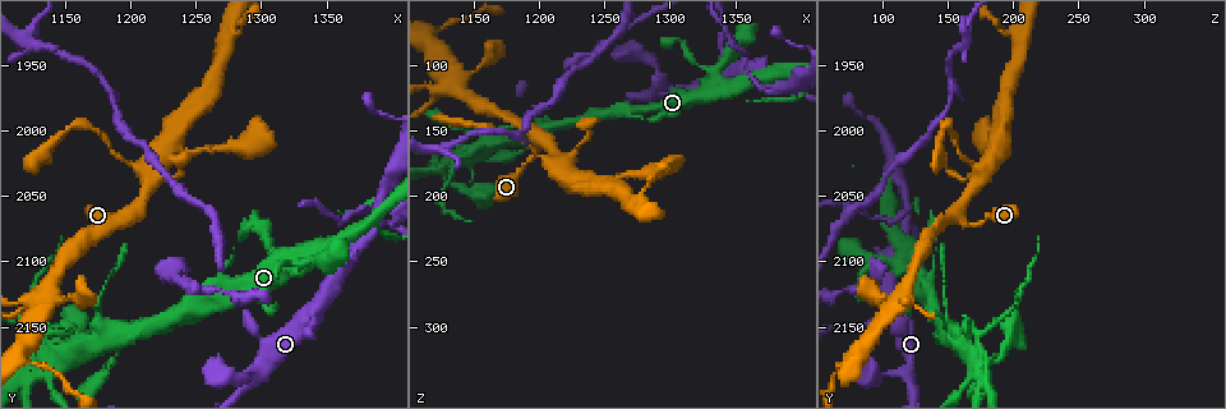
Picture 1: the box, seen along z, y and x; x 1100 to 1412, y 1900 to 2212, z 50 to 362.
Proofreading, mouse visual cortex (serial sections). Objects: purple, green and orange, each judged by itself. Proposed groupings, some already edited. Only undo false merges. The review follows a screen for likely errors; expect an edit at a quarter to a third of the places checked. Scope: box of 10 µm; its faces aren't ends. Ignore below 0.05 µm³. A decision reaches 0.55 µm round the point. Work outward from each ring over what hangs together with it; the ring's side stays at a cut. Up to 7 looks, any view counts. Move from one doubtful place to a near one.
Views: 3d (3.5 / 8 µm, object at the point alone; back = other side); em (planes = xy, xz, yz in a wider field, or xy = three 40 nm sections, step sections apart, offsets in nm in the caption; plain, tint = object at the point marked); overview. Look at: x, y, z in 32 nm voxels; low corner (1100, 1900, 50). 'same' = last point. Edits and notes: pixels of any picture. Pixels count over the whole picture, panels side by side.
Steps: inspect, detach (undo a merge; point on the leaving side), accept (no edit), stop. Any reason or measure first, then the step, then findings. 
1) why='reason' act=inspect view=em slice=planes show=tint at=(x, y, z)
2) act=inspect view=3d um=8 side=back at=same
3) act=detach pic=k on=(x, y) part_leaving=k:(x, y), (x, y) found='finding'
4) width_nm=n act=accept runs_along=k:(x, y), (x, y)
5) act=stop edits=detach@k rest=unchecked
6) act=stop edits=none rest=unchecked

why='small branch off a trunk' act=inspect view=3d um=3.5 at=(1134, 2126, 116)

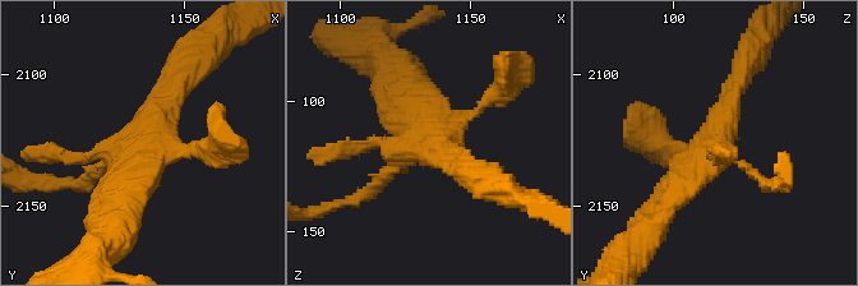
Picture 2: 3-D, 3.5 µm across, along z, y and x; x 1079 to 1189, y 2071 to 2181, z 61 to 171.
act=inspect view=em slice=xy step=5 show=tint at=(1137, 2126, 115)

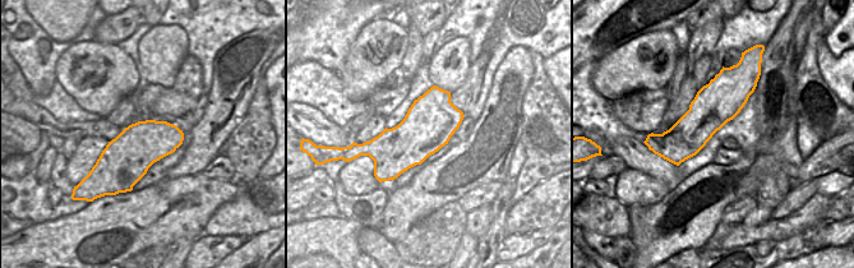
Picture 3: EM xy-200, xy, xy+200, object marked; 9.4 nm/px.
act=accept found='one cell here'

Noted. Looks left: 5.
why='thick turns thin' act=inspect view=3d um=3.5 at=(1186, 2010, 160)

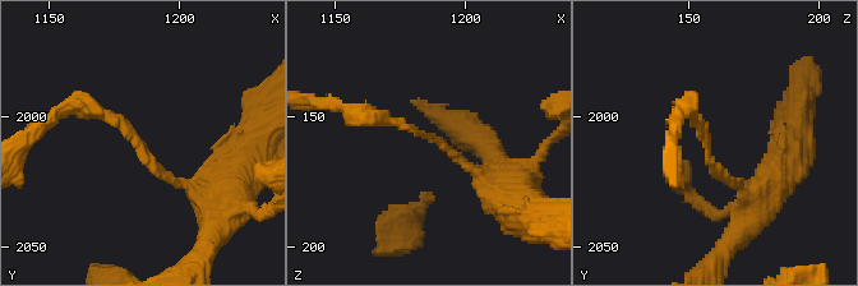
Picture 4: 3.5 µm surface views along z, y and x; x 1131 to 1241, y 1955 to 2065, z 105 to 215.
act=inspect view=em slice=planes show=tint at=(1187, 2011, 159)

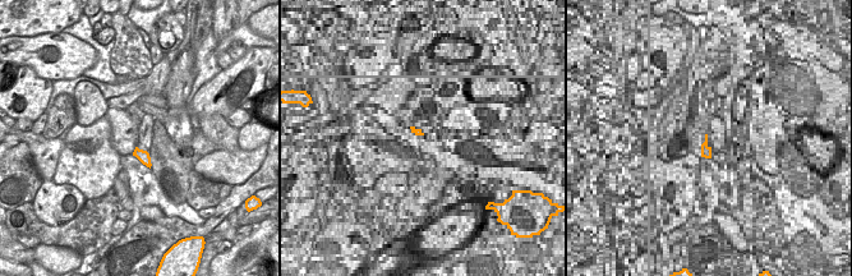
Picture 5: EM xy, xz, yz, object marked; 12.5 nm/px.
act=accept found='continuous, no second cell'

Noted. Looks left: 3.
why='side arm on a straight run' act=inspect view=3d um=3.5 at=(1340, 2138, 108)

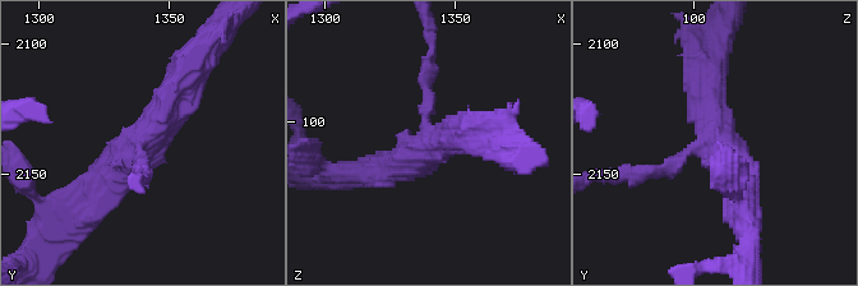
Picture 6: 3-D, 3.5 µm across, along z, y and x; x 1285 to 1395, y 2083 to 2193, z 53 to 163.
arms=3 arm_widths_nm=150,350,400 why='now the EM' act=inspect view=em slice=xy step=5 show=tint at=(1340, 2136, 109)

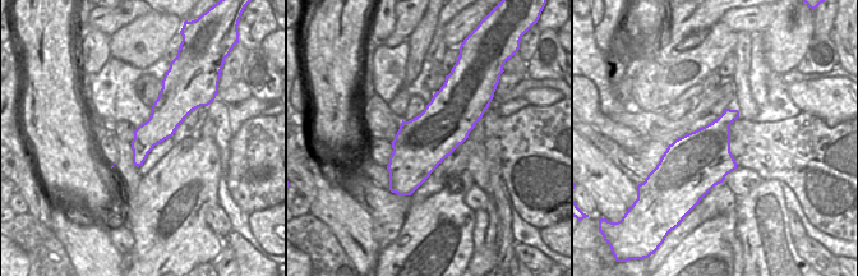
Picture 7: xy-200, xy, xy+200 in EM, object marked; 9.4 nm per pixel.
act=detach pic=6 on=(640, 176) part_leaving=6:(686, 157), (646, 174), (607, 178) found='two cells meet here'

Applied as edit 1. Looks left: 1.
act=stop edits=detach@6 rest=unchecked

